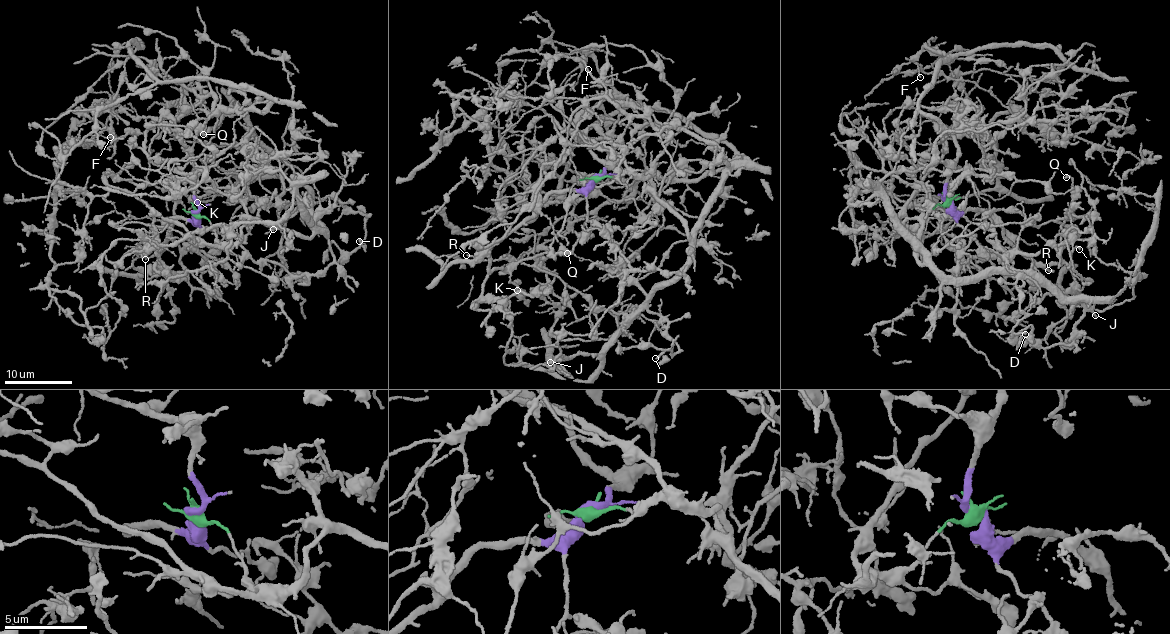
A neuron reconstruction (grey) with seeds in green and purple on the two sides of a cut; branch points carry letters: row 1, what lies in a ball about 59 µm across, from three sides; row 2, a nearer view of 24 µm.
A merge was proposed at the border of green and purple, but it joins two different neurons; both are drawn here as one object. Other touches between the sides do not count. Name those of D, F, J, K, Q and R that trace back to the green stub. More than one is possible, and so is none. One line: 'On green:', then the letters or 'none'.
On green: D, F, J

